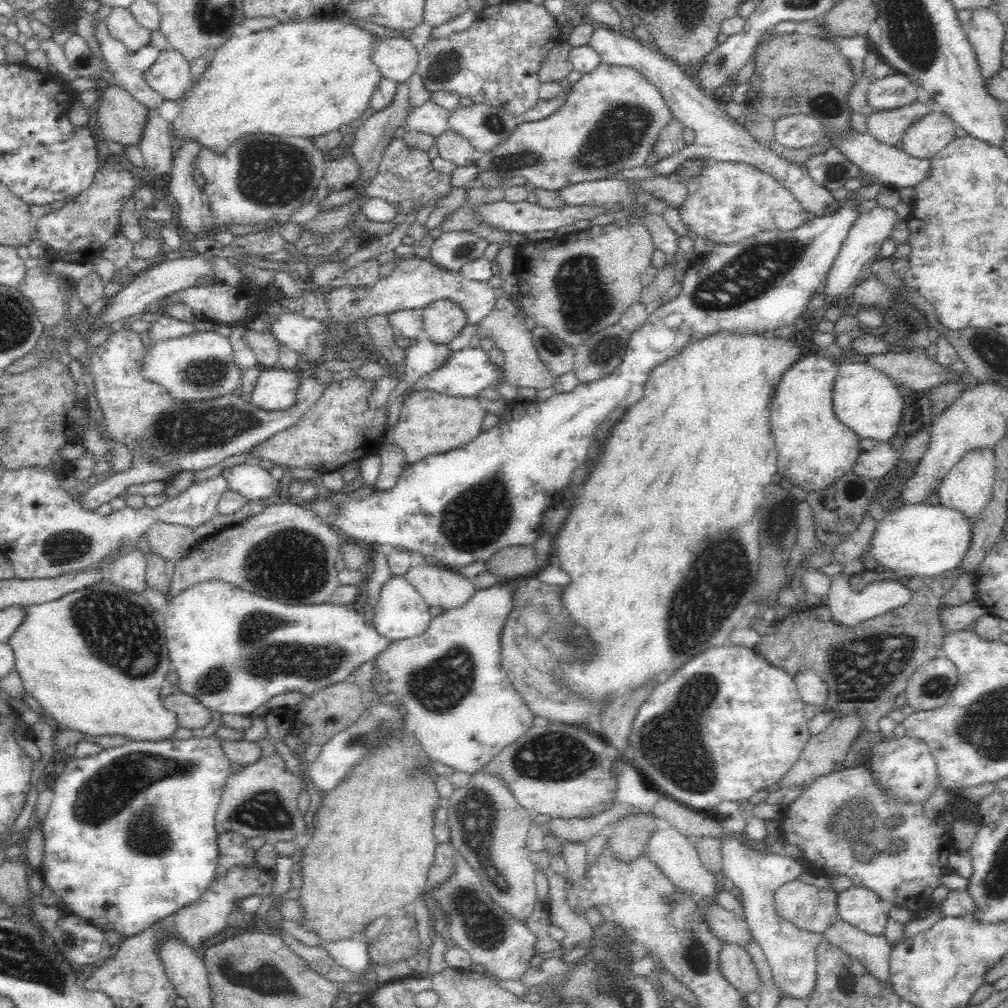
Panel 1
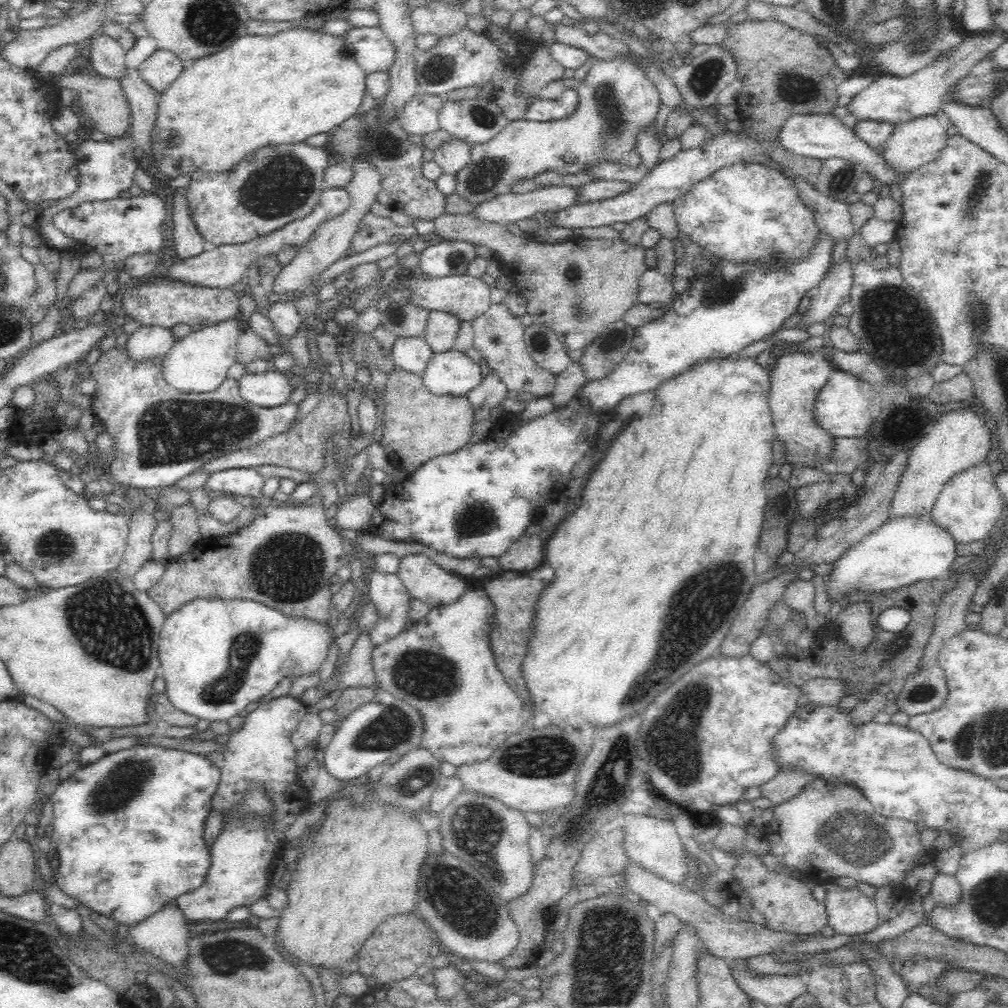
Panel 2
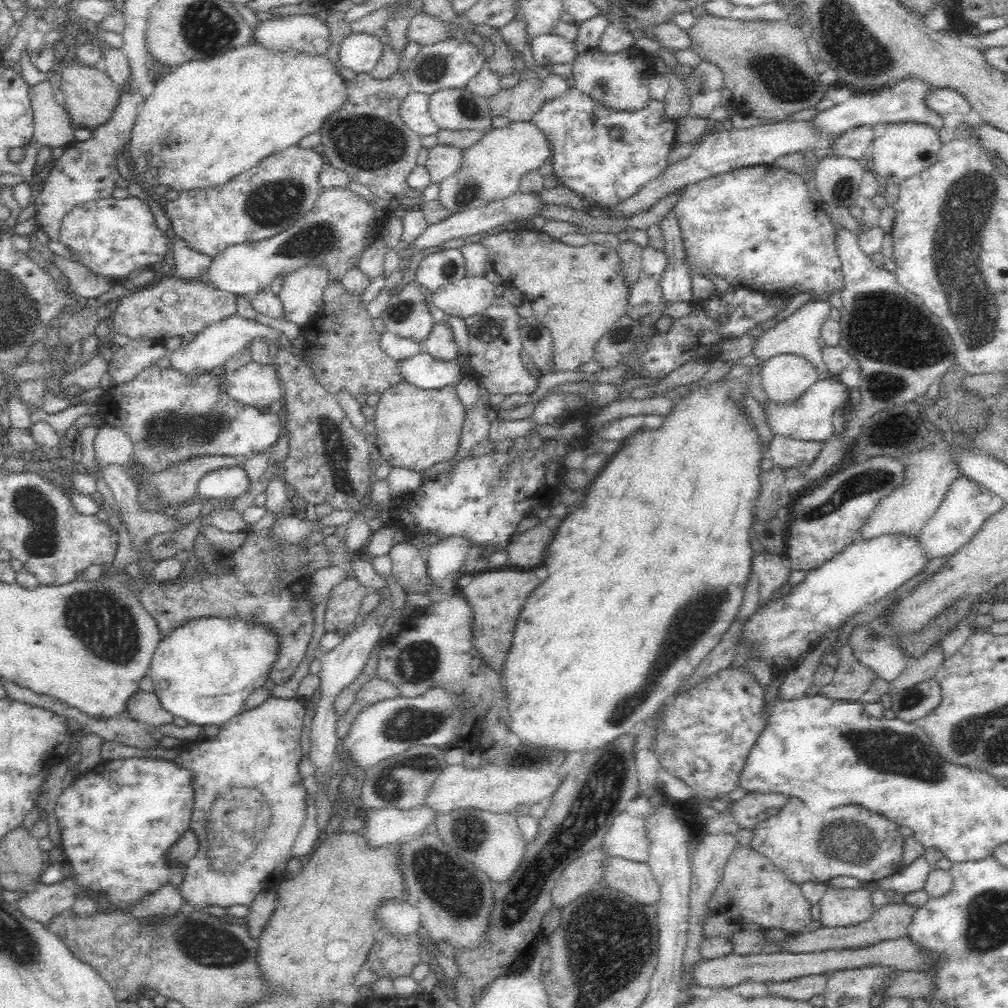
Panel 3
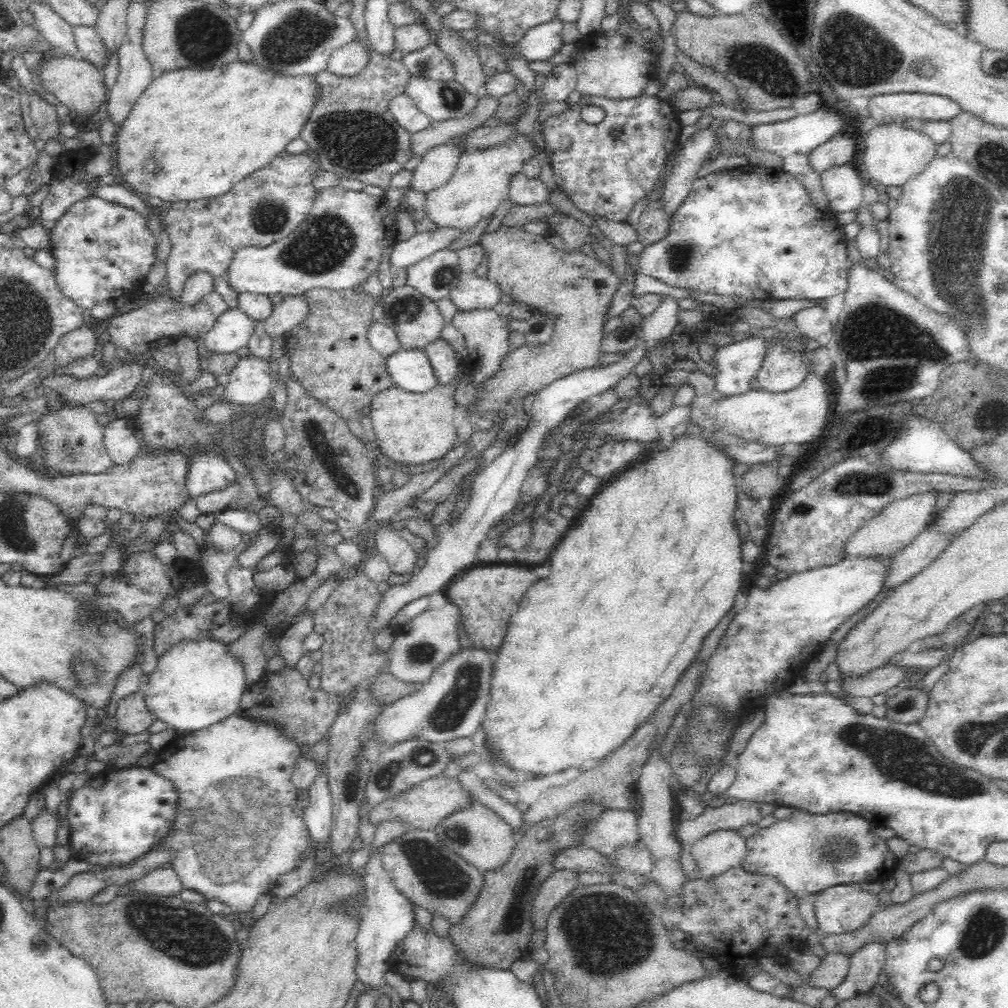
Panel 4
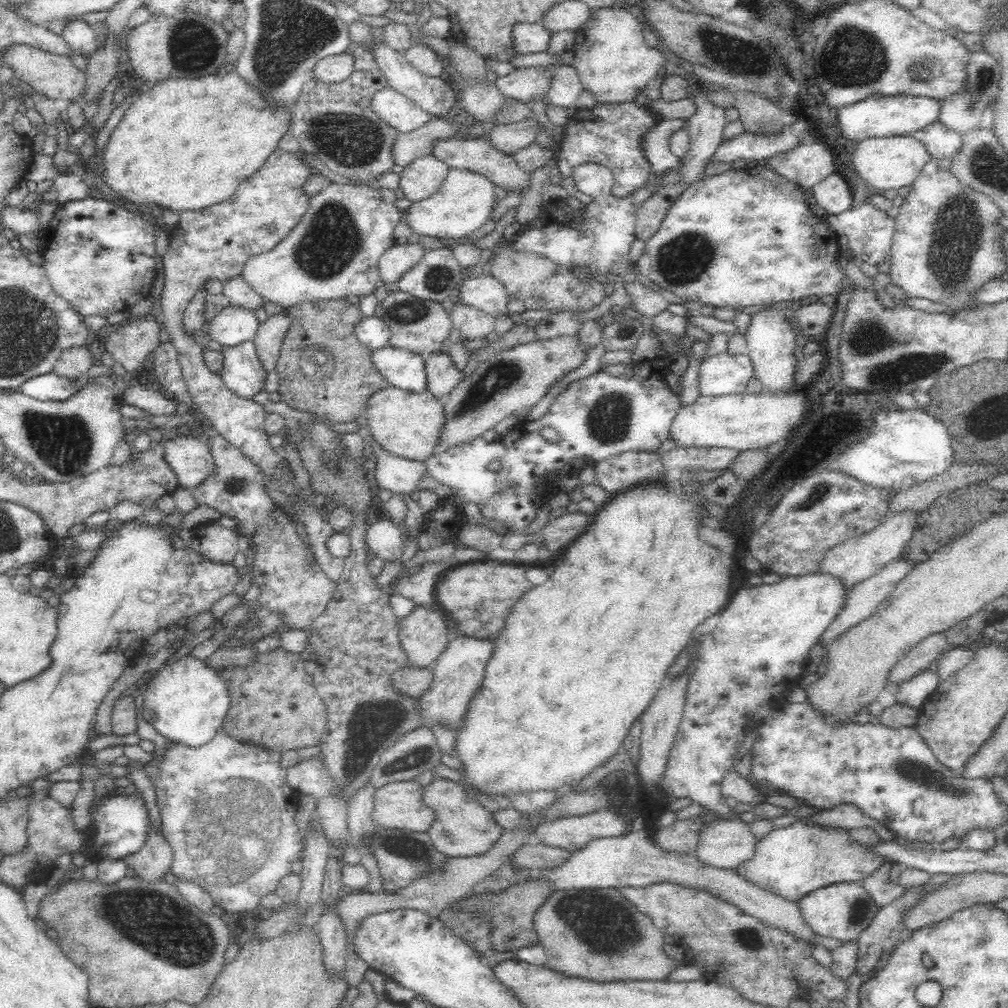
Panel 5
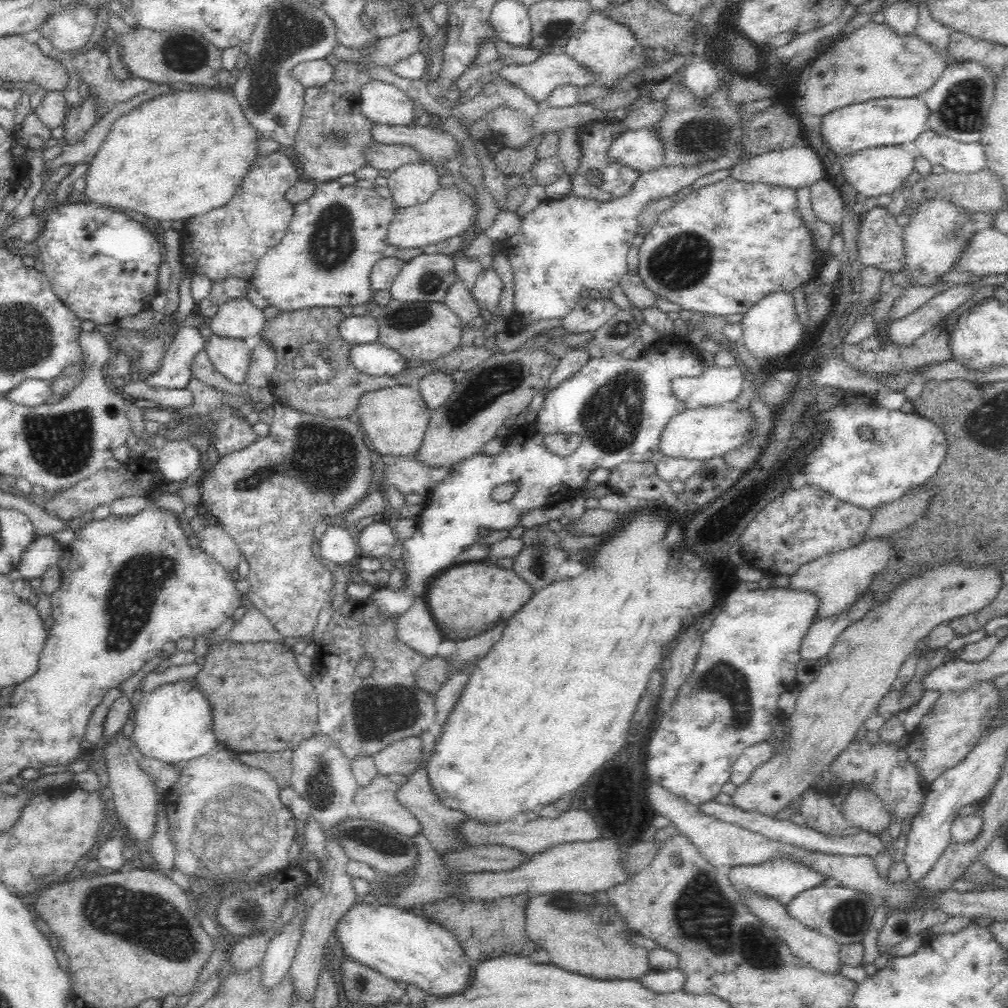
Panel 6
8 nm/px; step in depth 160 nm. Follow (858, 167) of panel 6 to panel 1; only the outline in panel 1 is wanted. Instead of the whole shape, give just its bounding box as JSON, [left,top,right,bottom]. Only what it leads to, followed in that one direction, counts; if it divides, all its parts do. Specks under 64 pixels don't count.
[899,110,956,158]

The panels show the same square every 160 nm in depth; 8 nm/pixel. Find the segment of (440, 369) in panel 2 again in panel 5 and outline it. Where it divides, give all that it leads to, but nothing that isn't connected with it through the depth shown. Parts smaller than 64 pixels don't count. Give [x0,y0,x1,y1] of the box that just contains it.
[371,346,427,393]

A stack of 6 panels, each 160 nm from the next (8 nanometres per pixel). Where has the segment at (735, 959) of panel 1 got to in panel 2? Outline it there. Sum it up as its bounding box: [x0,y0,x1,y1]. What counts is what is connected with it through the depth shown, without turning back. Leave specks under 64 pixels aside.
[729,958,806,1007]

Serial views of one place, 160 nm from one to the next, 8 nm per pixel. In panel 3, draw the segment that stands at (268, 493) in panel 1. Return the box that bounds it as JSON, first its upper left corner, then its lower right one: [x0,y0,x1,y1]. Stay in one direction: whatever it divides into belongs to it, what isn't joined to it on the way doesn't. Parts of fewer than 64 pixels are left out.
[196,466,250,500]

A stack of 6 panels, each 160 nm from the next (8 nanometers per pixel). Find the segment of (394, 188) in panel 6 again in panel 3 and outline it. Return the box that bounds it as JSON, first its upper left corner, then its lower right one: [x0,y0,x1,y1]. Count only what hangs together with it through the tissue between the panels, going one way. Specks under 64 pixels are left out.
[425,144,463,182]

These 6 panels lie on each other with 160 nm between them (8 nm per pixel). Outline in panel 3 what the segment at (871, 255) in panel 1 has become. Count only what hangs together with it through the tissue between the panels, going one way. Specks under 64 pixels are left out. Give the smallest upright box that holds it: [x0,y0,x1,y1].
[752,298,832,380]

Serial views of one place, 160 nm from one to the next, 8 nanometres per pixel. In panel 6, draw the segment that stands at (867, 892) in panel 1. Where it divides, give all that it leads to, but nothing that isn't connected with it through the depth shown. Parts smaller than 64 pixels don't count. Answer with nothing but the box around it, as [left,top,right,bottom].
[785,883,879,945]

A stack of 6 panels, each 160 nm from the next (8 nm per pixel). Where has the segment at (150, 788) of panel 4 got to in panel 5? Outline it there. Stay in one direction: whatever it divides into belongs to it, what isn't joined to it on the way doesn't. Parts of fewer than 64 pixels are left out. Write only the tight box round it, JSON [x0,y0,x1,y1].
[83,791,151,862]

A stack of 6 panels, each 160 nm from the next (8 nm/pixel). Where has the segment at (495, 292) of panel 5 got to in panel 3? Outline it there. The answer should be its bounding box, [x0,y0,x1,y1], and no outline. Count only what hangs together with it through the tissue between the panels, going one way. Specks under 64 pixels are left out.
[427,275,494,319]

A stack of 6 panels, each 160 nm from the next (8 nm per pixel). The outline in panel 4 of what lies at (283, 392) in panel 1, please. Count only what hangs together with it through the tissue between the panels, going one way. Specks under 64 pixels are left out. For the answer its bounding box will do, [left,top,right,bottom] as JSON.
[220,354,272,407]

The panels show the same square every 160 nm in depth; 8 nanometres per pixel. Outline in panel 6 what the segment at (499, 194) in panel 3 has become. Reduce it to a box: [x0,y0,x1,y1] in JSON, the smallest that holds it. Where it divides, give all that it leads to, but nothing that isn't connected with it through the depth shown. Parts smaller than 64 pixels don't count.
[387,185,479,248]

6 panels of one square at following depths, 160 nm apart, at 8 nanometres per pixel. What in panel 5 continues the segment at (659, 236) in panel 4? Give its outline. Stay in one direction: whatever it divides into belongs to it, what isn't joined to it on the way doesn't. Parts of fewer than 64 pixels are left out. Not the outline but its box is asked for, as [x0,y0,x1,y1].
[635,184,684,242]

